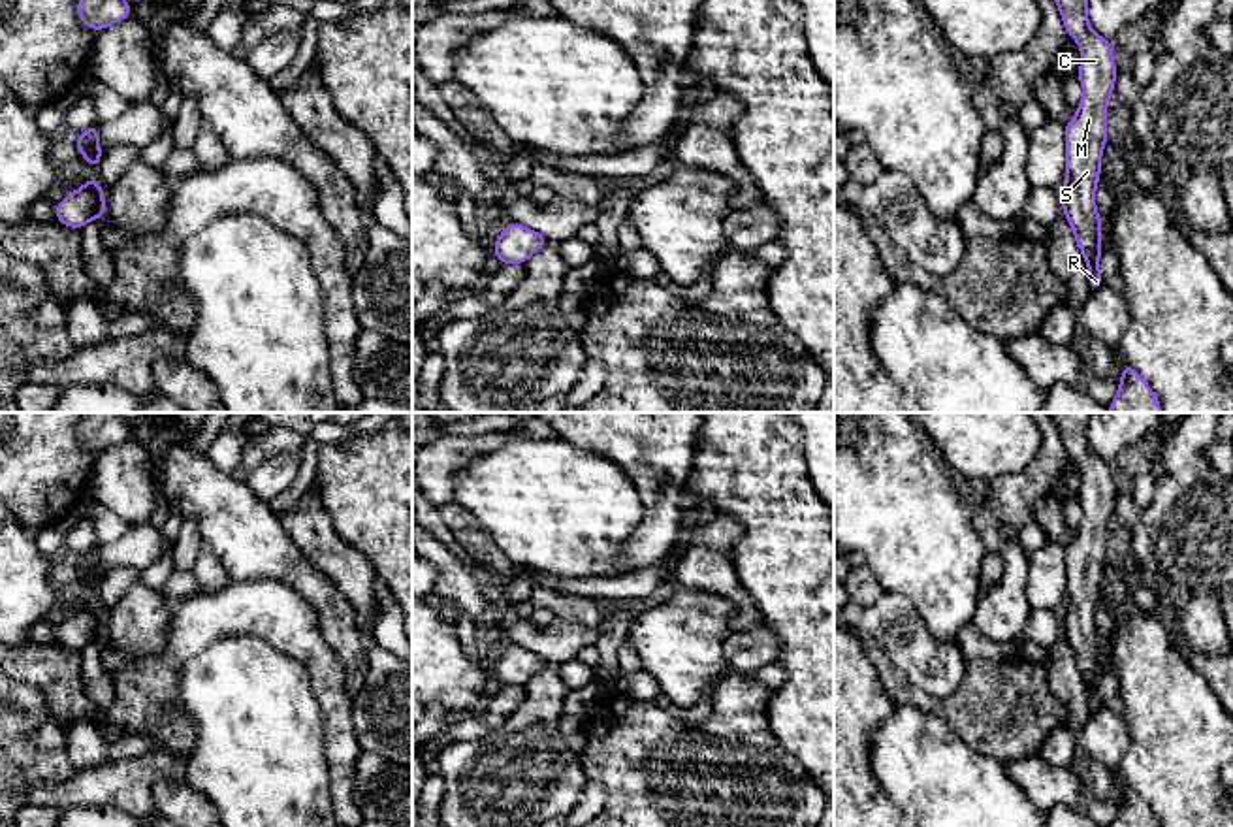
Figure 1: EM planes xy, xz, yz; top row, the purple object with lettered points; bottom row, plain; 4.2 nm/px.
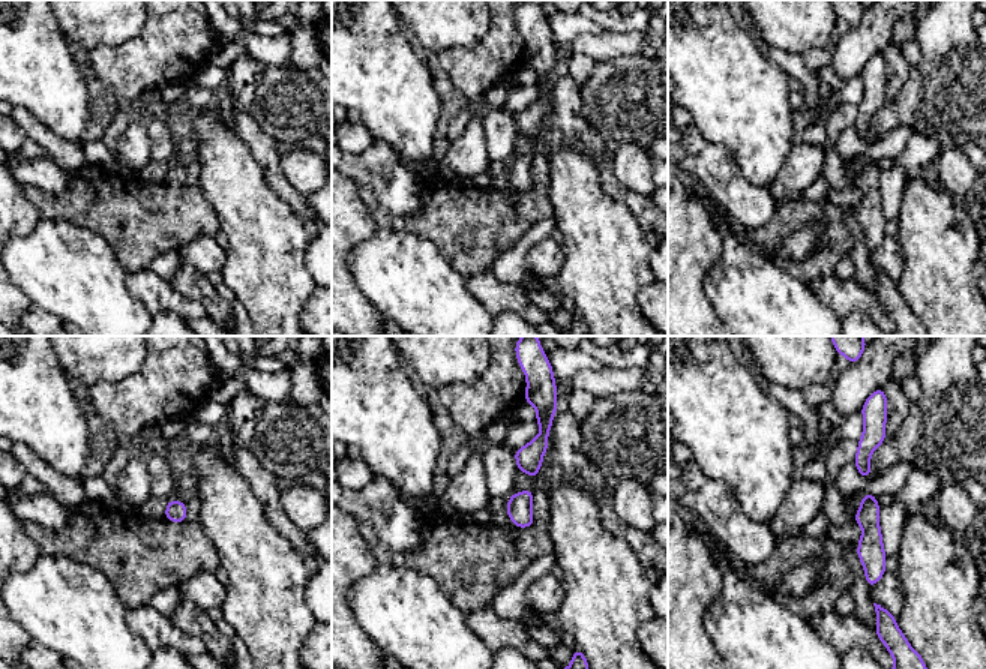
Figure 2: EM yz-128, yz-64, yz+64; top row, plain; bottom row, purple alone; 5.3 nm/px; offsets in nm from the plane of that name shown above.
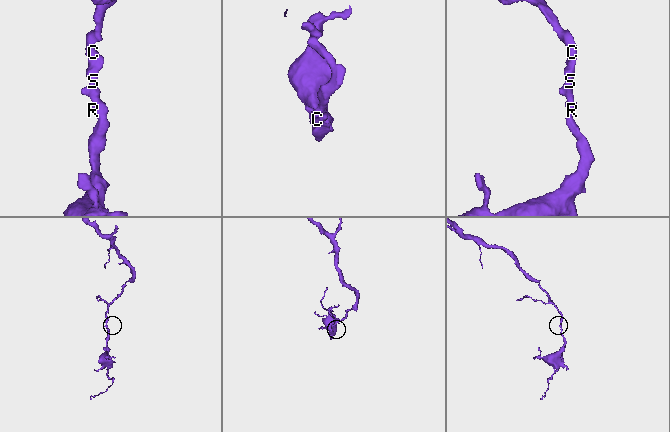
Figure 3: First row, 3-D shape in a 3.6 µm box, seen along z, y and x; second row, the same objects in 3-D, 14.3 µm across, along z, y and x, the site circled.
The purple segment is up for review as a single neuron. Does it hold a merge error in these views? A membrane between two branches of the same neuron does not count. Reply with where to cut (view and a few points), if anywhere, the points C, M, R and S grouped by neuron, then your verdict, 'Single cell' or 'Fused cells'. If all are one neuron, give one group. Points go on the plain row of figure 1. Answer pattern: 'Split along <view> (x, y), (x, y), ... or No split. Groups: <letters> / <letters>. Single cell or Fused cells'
No split. Groups: C M R S. Single cell

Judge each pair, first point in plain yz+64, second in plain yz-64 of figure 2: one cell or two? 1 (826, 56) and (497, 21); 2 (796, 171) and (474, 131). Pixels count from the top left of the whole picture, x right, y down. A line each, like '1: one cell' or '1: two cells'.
1: one cell
2: one cell

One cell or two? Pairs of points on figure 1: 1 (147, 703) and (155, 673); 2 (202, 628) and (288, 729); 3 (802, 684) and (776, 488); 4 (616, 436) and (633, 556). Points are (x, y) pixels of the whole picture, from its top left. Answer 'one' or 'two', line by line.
1: one
2: two
3: one
4: one

